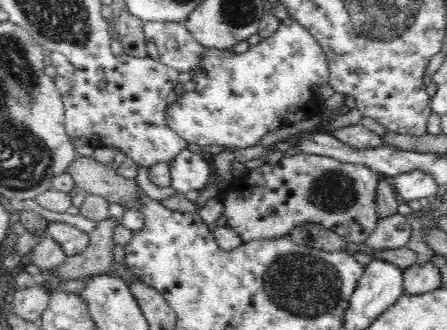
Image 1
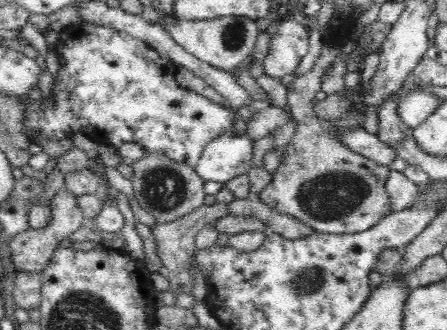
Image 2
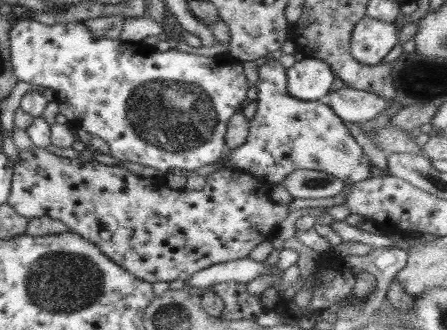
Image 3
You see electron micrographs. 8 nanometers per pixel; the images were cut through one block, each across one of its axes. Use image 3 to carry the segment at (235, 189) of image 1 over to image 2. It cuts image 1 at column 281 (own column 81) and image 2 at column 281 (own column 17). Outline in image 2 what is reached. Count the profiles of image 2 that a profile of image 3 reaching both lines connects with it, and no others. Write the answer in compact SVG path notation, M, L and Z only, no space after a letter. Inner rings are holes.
M324 46L314 70L304 78L296 78L288 86L288 108L296 122L296 132L292 142L284 148L282 162L274 170L272 180L260 190L258 200L278 214L290 214L302 220L316 232L346 236L374 228L394 210L386 190L390 168L350 152L340 140L332 138L322 118L314 110L314 98L322 90L320 76L338 58L338 54L340 48Z

